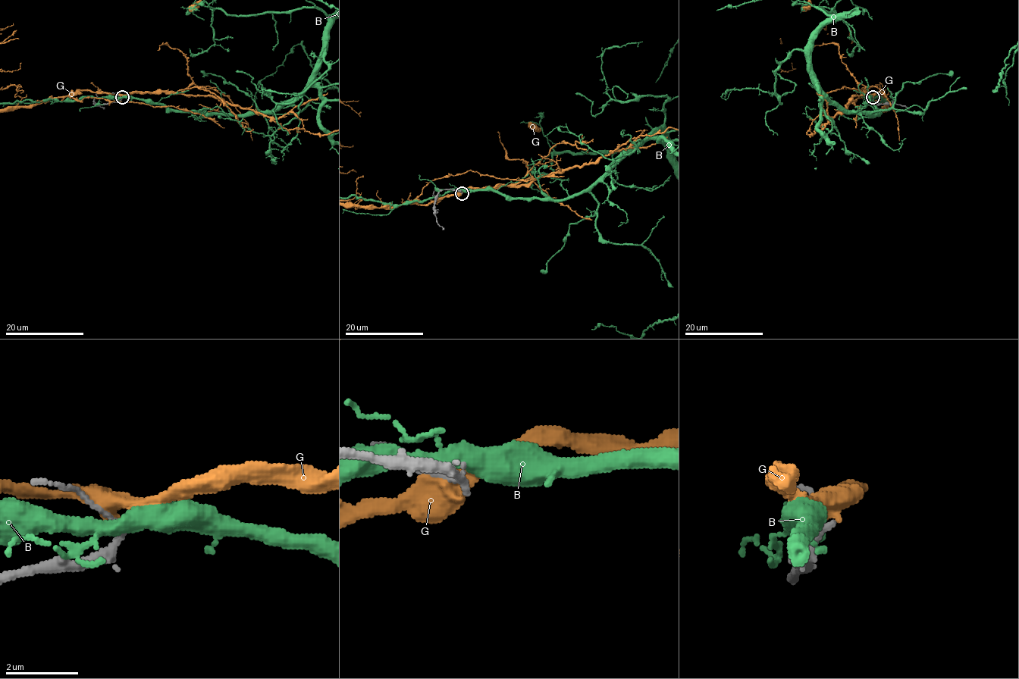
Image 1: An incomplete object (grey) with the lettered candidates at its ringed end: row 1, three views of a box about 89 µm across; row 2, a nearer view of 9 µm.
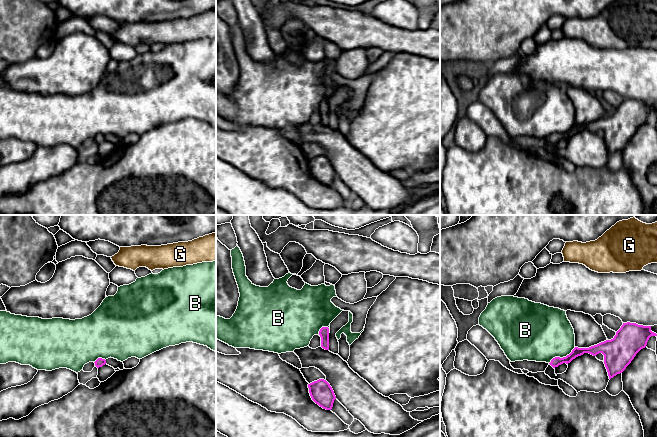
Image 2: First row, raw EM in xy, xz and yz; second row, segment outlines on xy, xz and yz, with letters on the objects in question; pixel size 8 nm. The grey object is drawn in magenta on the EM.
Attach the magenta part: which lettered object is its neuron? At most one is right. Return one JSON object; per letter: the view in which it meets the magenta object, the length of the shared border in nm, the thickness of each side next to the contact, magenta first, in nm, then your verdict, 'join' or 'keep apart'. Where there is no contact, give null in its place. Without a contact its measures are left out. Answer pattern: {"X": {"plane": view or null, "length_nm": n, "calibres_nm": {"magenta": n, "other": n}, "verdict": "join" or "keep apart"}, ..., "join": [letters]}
{"B": {"plane": "yz", "length_nm": 260, "calibres_nm": {"magenta": 80, "other": 420}, "verdict": "keep apart"}, "G": {"plane": null, "verdict": "keep apart"}, "join": []}

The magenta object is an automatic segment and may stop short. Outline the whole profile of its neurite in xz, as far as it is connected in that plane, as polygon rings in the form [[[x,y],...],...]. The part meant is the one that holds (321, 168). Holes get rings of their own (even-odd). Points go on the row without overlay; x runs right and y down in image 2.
[[[319,155],[308,160],[309,169],[312,176],[320,183],[326,186],[331,186],[336,172],[330,160],[324,156]]]

